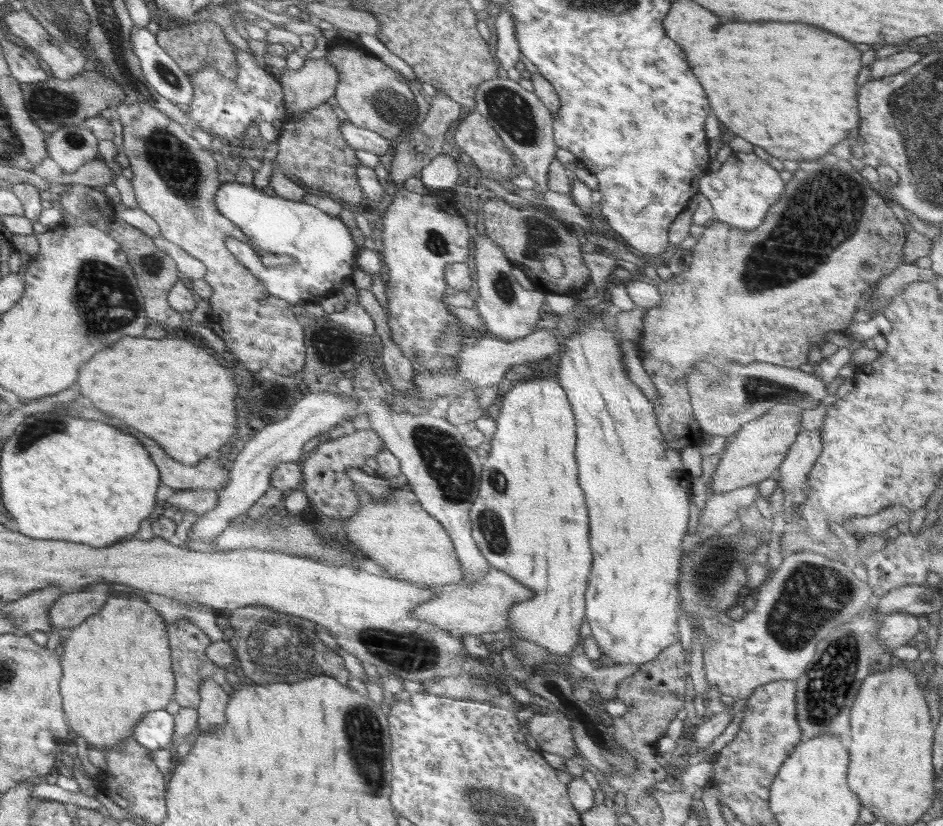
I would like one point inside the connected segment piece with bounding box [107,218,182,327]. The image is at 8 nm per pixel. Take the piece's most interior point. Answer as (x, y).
(157, 274)

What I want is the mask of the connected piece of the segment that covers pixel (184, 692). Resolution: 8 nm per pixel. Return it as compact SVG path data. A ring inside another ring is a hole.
M182 617L176 623L168 624L168 634L172 638L172 660L175 665L175 675L177 680L176 692L173 699L181 706L186 708L196 708L201 699L200 686L204 680L215 680L219 685L224 684L226 669L214 664L206 655L205 650L212 643L210 637L196 625L192 625Z

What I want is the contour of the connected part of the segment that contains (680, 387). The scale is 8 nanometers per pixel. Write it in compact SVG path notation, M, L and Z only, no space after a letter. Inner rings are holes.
M825 154L820 158L803 160L798 163L798 169L794 172L792 180L785 184L784 192L780 195L779 201L768 209L768 216L764 218L764 222L761 222L759 227L753 228L751 231L741 231L720 221L705 227L702 237L698 239L695 248L687 256L688 266L685 272L678 274L678 276L674 275L672 279L666 280L666 282L660 281L657 285L661 294L661 302L655 308L648 309L646 315L644 315L644 330L638 342L638 350L646 375L649 380L654 382L654 388L656 388L658 396L656 404L660 404L660 406L654 406L654 410L659 429L663 434L663 439L672 449L700 447L700 444L702 444L702 438L692 436L692 434L698 434L698 432L692 432L697 420L693 415L691 405L688 404L687 380L684 380L686 374L692 372L694 364L698 364L700 360L708 360L714 366L724 366L724 364L730 364L730 362L738 362L738 364L769 362L786 368L798 368L807 363L807 354L811 342L825 342L824 336L830 330L841 331L848 328L858 311L858 303L864 290L875 288L882 278L904 265L904 246L907 240L904 225L892 213L892 209L886 205L886 201L880 195L877 195L875 188L871 186L868 180L862 177L858 170L854 169L848 159L839 158L833 154Z

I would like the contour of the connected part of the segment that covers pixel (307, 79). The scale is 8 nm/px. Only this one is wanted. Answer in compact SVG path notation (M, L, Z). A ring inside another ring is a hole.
M324 58L306 59L303 67L298 70L287 68L281 74L281 87L285 99L285 118L299 118L300 114L312 110L322 103L334 98L336 86L339 83L339 73L335 65Z

